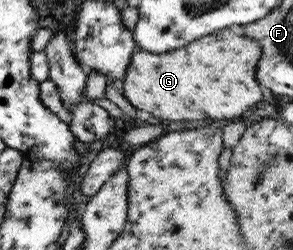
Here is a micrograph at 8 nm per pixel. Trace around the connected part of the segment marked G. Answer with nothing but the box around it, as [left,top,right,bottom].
[119,29,265,120]

